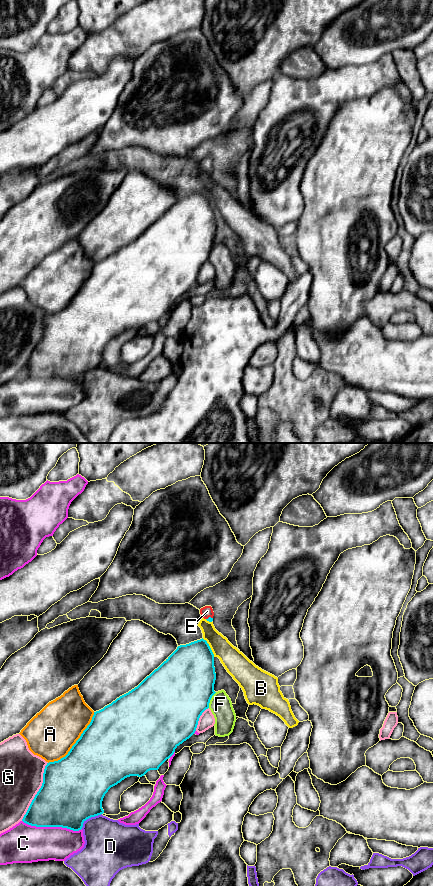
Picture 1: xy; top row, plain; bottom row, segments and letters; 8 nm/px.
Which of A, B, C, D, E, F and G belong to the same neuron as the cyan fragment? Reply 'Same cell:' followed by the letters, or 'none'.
Same cell: E

